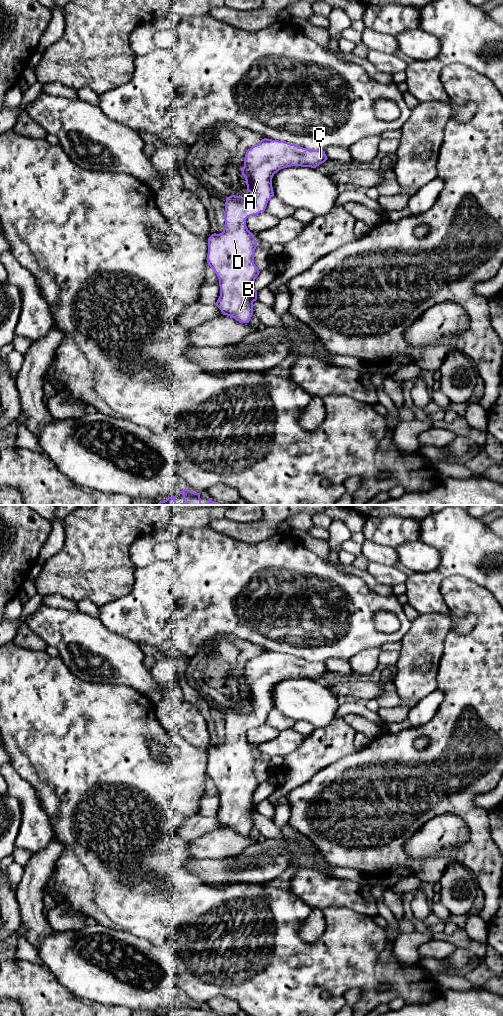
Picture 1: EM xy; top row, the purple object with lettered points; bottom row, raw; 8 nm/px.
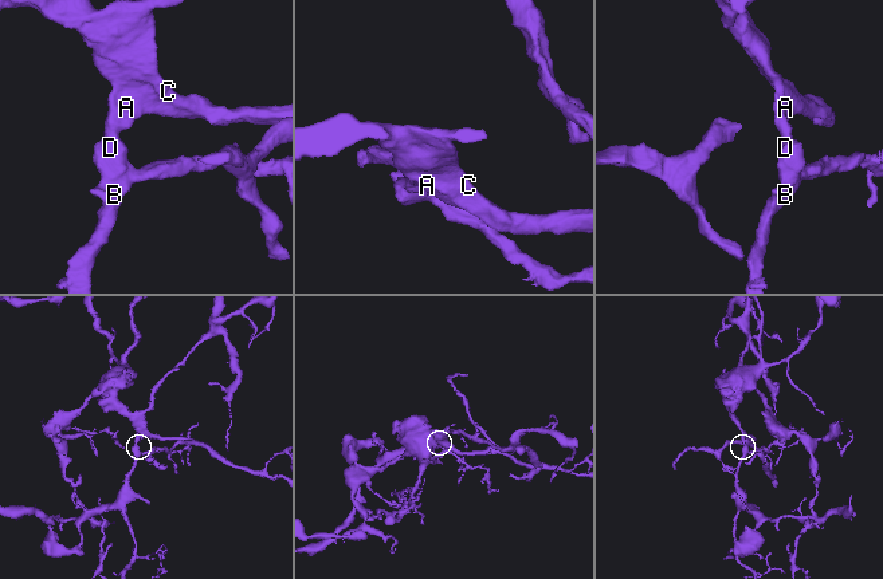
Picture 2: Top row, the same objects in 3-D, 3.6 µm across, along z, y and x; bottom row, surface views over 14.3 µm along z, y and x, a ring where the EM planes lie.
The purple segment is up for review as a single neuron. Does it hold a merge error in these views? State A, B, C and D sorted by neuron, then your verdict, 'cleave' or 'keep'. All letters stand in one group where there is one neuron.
A B C D; keep

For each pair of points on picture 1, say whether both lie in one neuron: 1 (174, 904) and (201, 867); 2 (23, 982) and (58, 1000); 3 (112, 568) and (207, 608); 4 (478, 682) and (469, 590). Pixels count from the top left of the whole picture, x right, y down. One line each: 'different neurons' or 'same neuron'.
1: different neurons
2: same neuron
3: different neurons
4: same neuron

